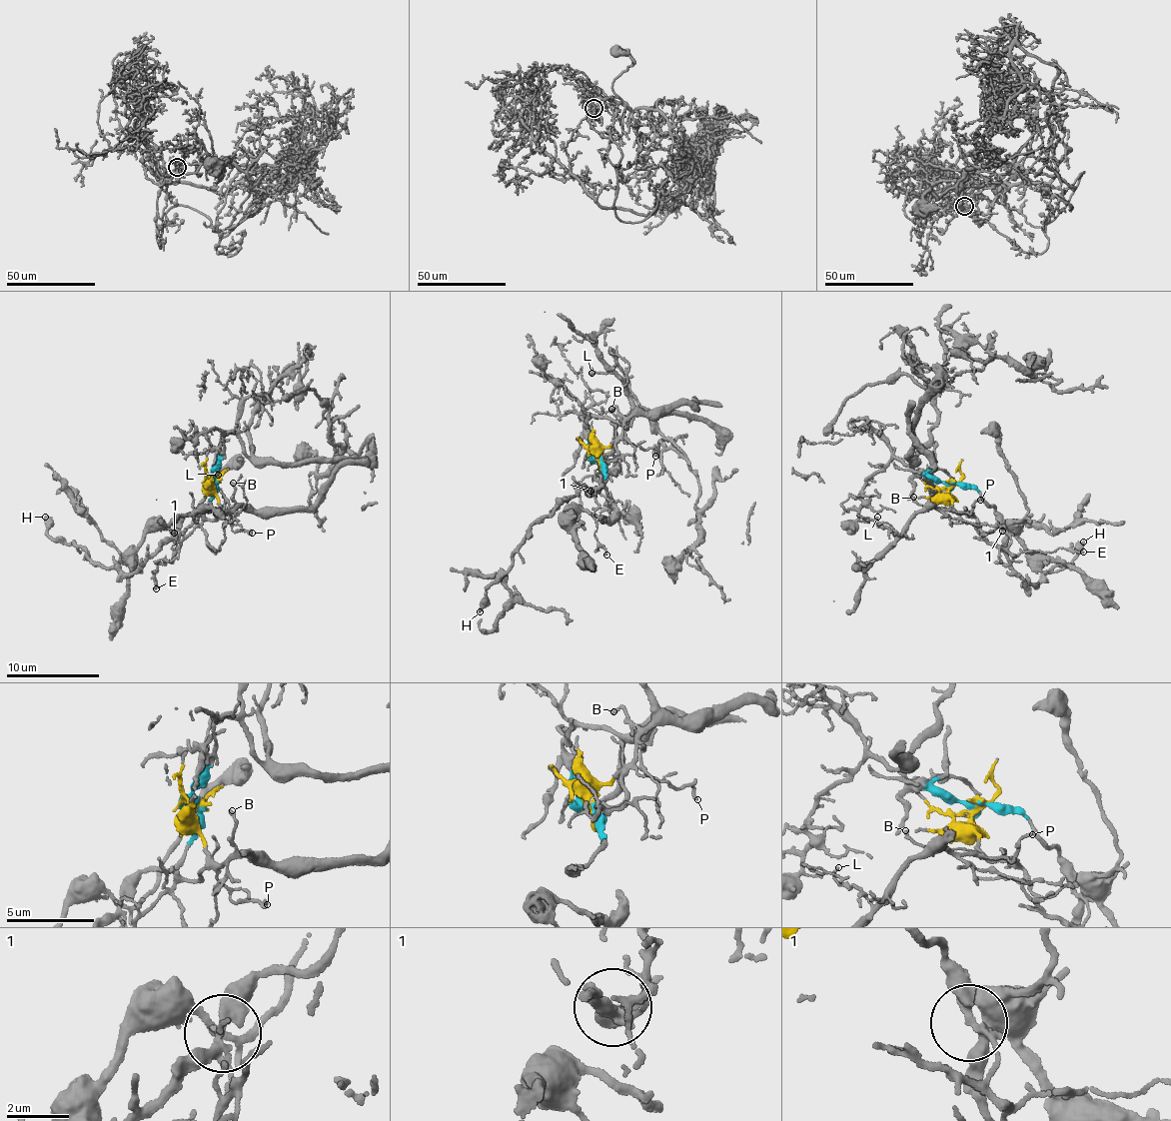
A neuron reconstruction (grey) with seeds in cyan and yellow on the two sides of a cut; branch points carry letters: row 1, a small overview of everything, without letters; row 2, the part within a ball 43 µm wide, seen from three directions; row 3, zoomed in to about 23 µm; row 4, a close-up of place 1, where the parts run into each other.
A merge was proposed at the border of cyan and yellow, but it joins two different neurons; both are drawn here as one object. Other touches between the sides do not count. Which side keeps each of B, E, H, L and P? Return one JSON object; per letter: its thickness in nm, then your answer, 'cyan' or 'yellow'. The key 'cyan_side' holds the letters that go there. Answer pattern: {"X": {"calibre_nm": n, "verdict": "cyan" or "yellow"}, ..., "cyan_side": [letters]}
{"B": {"calibre_nm": 180, "verdict": "yellow"}, "E": {"calibre_nm": 130, "verdict": "yellow"}, "H": {"calibre_nm": 360, "verdict": "cyan"}, "L": {"calibre_nm": 140, "verdict": "yellow"}, "P": {"calibre_nm": 90, "verdict": "yellow"}, "cyan_side": ["H"]}

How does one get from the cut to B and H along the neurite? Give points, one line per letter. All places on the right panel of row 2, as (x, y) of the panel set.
B: (951, 485), (951, 508), (921, 506), (913, 497)
H: (951, 485), (995, 507), (1014, 571), (1025, 584), (1072, 564), (1084, 541)

